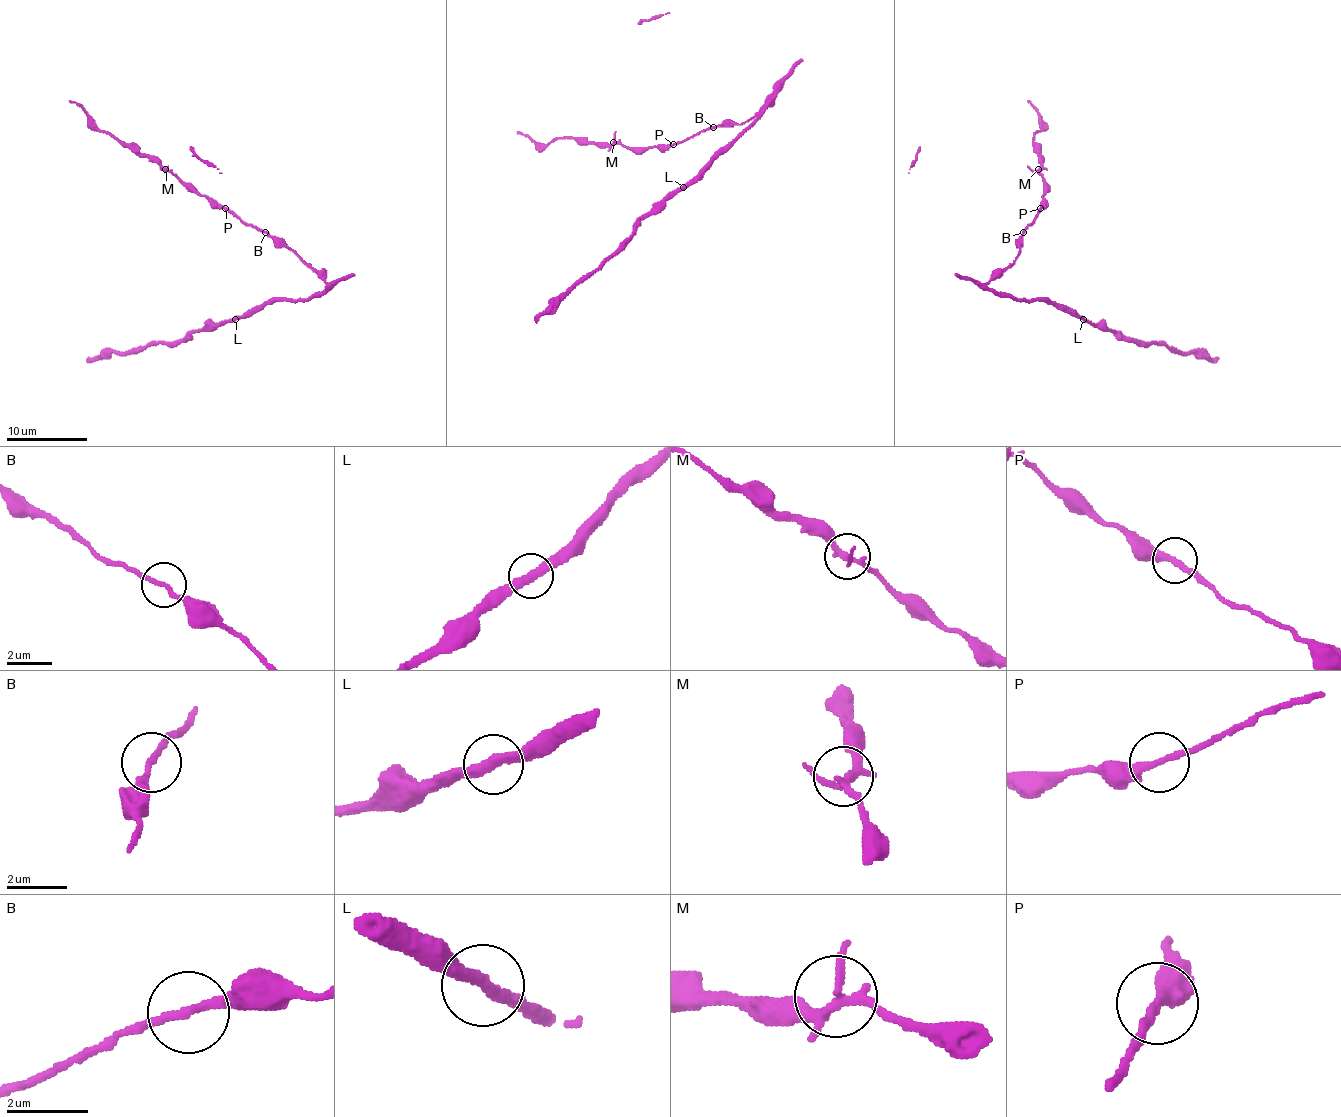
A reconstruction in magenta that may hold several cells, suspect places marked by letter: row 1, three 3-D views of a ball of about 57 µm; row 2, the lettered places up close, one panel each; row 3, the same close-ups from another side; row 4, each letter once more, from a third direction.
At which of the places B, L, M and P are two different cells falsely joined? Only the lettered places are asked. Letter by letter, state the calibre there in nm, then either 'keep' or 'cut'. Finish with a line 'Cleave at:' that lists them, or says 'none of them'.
B: 200 nm | keep
L: 360 nm | keep
M: 220 nm | keep
P: 280 nm | keep
Cleave at: none of them

